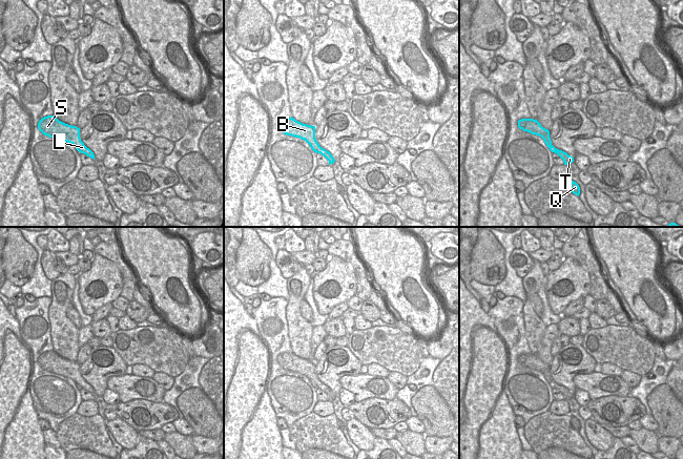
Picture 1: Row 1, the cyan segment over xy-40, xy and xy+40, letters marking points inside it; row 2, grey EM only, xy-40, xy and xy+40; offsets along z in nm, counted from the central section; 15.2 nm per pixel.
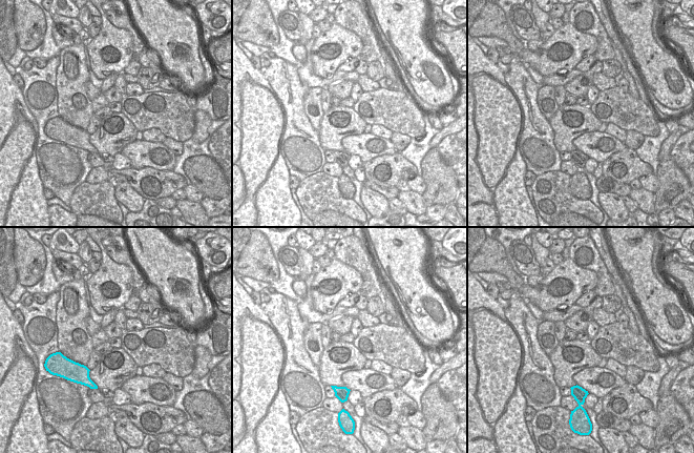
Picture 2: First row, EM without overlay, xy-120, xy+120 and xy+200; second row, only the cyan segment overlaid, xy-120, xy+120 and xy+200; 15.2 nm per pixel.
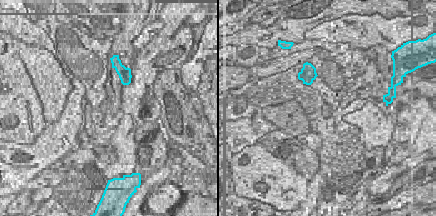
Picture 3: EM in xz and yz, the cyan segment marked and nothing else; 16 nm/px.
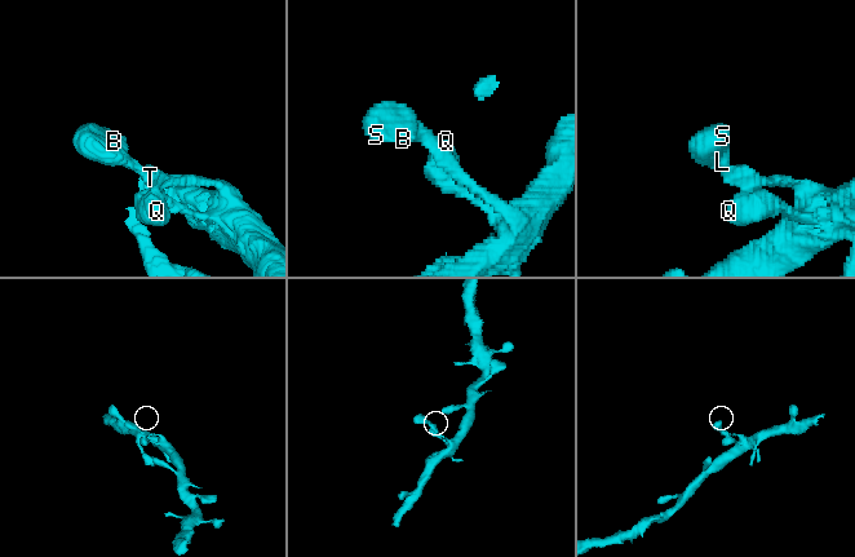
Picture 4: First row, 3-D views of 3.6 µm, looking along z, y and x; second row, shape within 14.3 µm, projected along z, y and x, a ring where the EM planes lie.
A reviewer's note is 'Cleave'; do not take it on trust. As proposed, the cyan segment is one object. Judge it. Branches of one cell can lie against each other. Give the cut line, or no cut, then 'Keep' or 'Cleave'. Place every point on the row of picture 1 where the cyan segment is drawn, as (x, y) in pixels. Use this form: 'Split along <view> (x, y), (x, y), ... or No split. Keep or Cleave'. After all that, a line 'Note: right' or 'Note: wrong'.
No split. Keep.
Note: wrong

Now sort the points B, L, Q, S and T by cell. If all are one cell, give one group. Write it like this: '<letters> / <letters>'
B L Q S T

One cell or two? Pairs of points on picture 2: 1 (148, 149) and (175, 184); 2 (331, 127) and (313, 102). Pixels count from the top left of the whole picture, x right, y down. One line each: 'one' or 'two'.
1: two
2: two

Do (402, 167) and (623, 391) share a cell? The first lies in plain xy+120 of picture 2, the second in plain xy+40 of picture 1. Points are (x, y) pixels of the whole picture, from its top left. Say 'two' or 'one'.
two

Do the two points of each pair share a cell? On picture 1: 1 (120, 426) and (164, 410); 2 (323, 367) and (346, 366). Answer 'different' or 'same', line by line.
1: different
2: same

